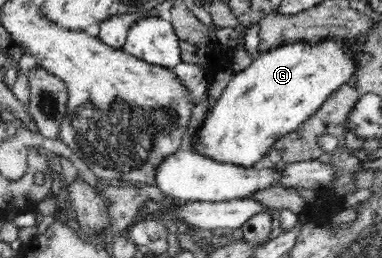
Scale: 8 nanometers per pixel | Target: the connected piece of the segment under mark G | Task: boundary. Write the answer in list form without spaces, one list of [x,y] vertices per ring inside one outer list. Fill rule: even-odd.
[[[324,39],[318,42],[291,42],[260,53],[244,70],[234,73],[216,104],[202,121],[192,148],[218,162],[243,167],[257,164],[281,136],[300,127],[321,104],[343,83],[357,75],[357,61],[349,46],[341,40]]]

